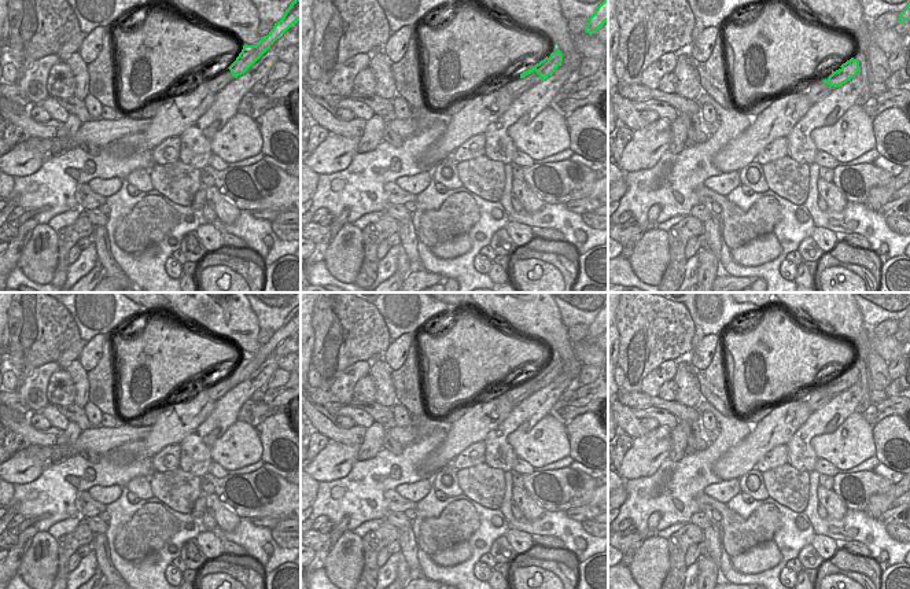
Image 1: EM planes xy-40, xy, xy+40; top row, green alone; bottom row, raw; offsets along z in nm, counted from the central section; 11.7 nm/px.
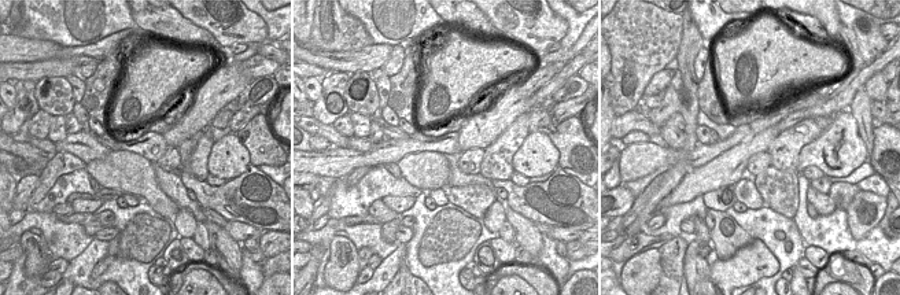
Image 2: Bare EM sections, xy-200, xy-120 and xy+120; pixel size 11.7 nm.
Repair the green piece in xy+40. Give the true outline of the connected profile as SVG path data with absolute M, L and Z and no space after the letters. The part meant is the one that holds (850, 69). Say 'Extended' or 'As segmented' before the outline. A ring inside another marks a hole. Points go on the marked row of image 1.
Extended. M851 58L841 66L833 69L832 71L825 73L819 78L808 81L797 88L791 89L791 95L797 95L821 81L826 82L830 86L837 88L850 81L851 78L854 78L858 74L858 71L859 71L859 62L858 59Z

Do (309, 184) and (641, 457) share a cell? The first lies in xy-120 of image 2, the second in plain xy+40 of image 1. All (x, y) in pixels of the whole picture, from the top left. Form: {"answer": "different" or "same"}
{"answer": "same"}

